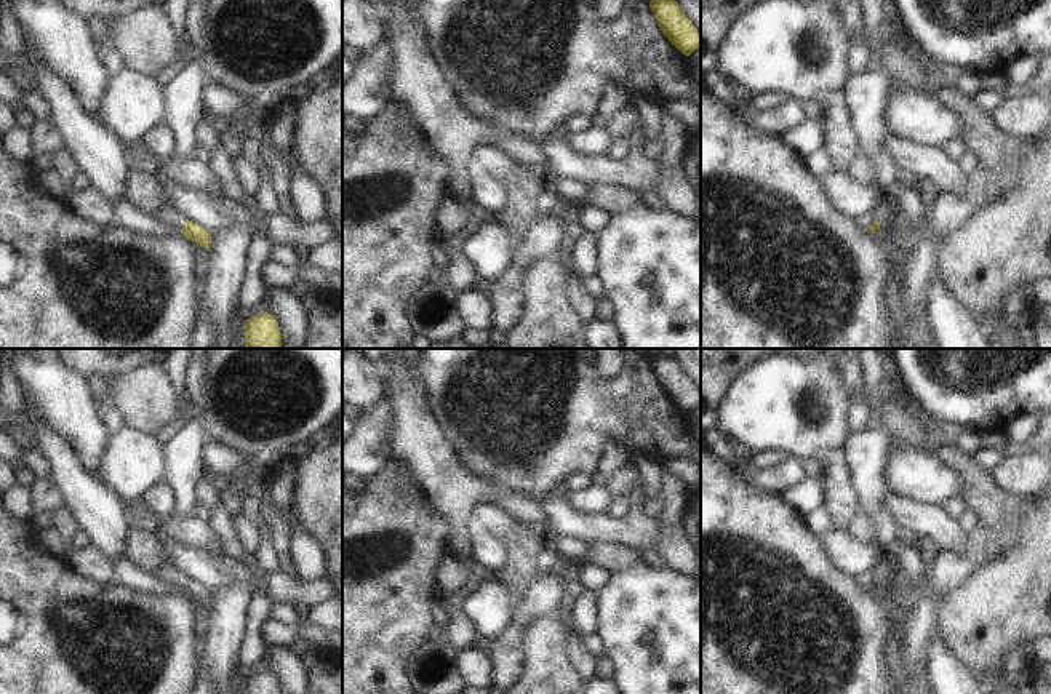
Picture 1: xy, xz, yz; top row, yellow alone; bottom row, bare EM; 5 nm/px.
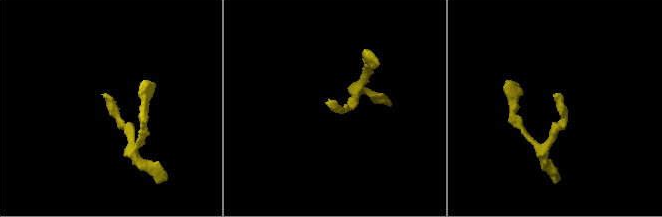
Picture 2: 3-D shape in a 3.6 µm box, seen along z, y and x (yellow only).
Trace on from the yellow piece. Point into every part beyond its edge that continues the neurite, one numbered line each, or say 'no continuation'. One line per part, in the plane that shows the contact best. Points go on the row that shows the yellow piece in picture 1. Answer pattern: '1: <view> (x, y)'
1: yz (864, 223)

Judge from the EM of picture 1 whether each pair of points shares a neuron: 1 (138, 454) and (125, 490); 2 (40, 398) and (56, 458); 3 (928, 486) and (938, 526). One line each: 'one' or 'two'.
1: one
2: two
3: two

